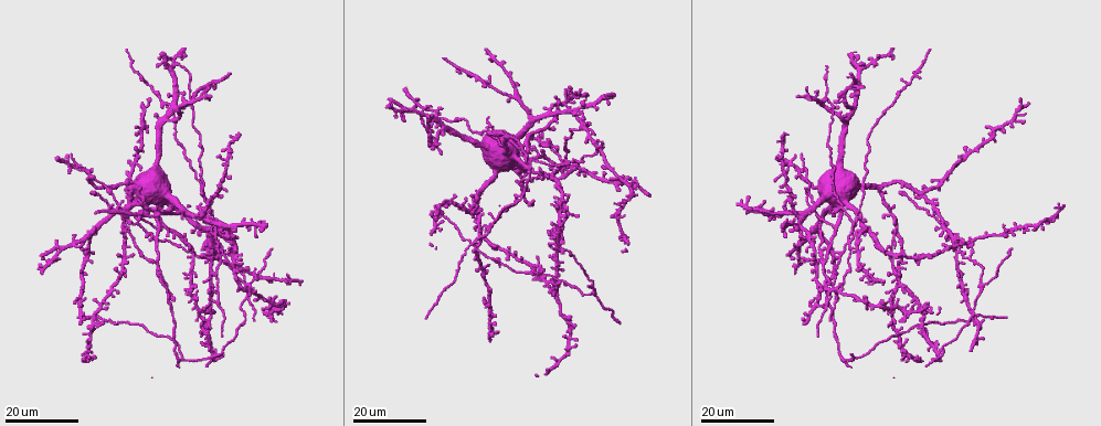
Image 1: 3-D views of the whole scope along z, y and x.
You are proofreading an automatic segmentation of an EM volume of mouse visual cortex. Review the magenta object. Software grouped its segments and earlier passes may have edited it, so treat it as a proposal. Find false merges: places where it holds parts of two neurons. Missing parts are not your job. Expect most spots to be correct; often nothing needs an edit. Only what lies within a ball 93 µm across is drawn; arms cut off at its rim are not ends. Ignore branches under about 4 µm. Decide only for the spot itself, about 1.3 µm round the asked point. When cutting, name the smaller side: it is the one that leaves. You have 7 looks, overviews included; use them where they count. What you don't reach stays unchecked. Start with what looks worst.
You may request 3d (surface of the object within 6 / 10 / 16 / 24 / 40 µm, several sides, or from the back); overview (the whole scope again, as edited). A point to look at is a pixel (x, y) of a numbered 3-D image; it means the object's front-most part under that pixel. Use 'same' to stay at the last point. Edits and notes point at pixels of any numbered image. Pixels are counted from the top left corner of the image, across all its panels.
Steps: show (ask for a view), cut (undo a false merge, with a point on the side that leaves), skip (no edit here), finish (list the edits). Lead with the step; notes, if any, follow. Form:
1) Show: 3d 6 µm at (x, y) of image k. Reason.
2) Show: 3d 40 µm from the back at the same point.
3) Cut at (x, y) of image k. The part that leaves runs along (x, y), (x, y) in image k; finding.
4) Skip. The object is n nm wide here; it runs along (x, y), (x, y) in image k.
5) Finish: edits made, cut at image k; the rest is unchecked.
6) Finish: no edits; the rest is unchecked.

Show: 3d 24 µm at (853, 224) of image 1. Looks like a crossing.

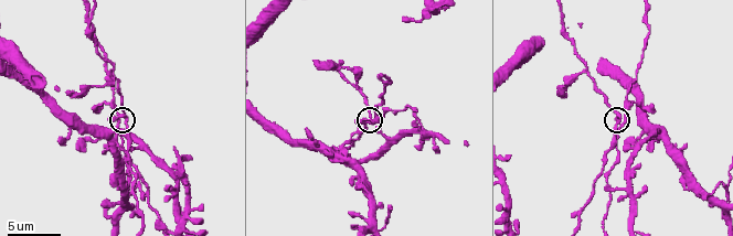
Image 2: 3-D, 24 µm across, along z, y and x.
Show: 3d 6 µm at (621, 117) of image 2. Closer look.

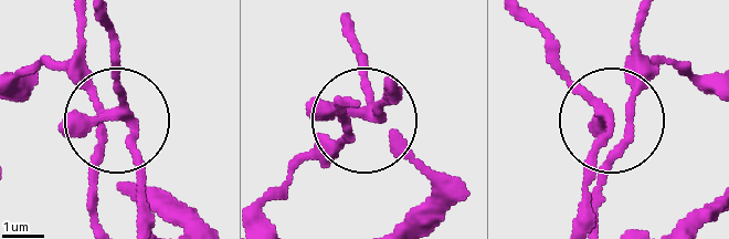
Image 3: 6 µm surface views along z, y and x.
Skip. The side arm is 54 µm long; it runs along (135, 217), (135, 143), (114, 41) in image 3; all the same neuron.

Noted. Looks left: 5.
Show: 3d 10 µm at (133, 174) of image 2. Four arms meet.

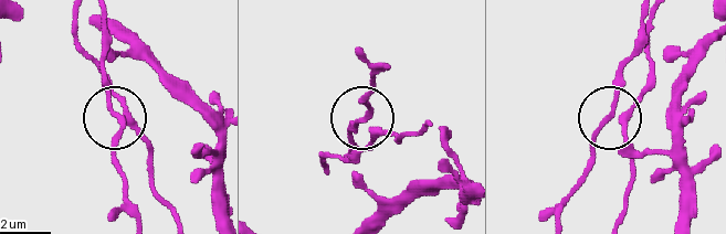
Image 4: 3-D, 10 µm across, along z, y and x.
Skip. The side arm is 31 µm long; 4 arms meet here; all the same neuron.

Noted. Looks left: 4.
Show: 3d 24 µm at (961, 251) of image 1. Small branch off a trunk.

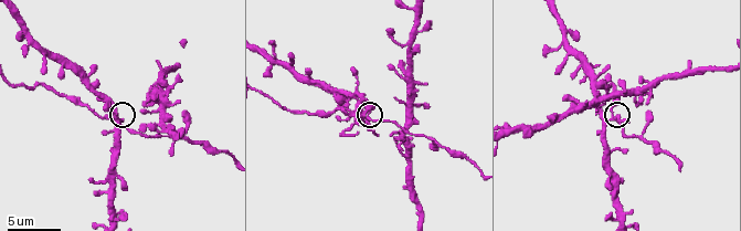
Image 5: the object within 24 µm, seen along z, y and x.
Show: 3d 10 µm at (618, 123) of image 5.

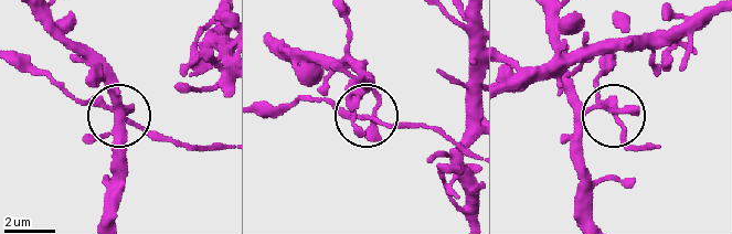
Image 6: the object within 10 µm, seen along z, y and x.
Skip. The object is 230 nm wide here; all the same neuron.

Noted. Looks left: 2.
Show: 3d 10 µm at (357, 88) of image 2.

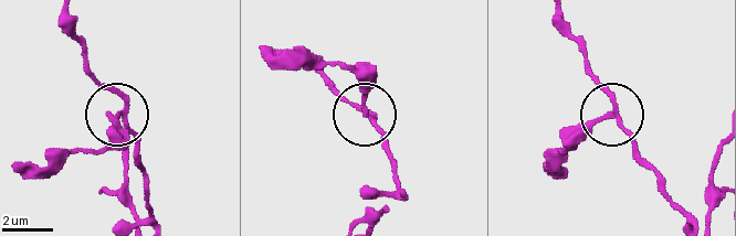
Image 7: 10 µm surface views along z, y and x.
Cut at (366, 87) of image 7. A second neuron is stuck on.

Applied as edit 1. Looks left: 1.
Finish: edits made, cut at image 7; the rest is unchecked.

